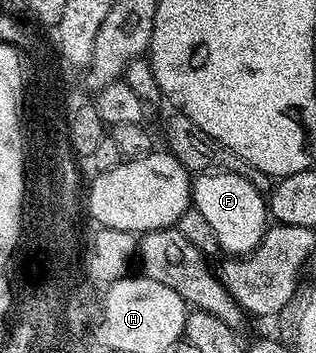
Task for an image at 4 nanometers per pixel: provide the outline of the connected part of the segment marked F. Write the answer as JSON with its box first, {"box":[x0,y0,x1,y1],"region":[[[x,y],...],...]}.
{"box":[192,171,268,257],"region":[[[234,171],[202,173],[192,183],[192,206],[212,225],[219,248],[230,257],[247,256],[260,245],[268,226],[268,203],[263,192]]]}

